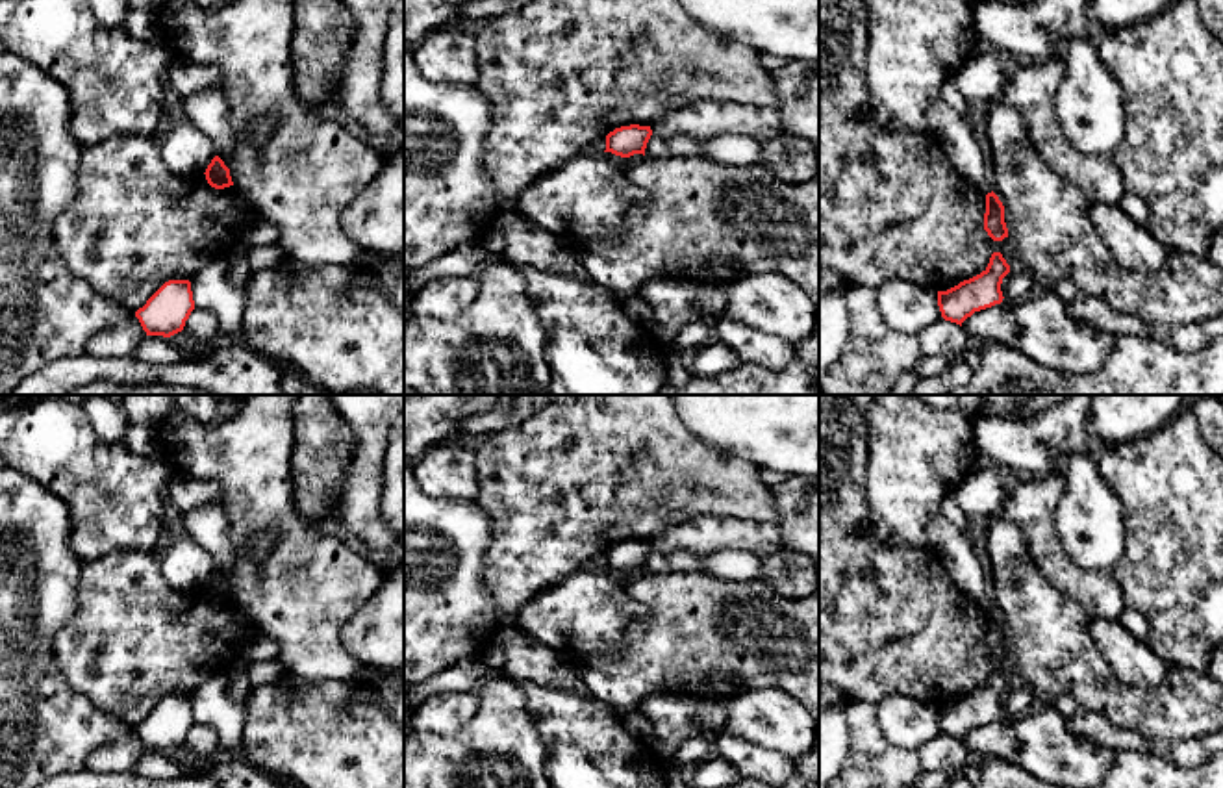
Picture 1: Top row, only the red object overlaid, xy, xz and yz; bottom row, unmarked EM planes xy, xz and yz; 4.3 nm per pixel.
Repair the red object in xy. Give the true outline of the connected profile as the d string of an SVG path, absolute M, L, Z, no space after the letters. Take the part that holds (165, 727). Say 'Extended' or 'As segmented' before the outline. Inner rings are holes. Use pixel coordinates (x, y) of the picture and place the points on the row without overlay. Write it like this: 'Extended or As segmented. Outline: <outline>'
As segmented. Outline: M169 695L135 727L135 732L146 751L170 753L183 745L193 725L191 697Z

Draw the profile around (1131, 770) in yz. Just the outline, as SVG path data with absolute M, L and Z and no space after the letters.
M1123 751L1093 788L1223 788L1223 753L1199 768L1180 768L1147 753Z

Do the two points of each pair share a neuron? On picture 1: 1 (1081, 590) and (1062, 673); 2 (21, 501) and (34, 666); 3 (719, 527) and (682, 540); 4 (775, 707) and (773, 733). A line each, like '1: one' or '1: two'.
1: two
2: one
3: one
4: one

